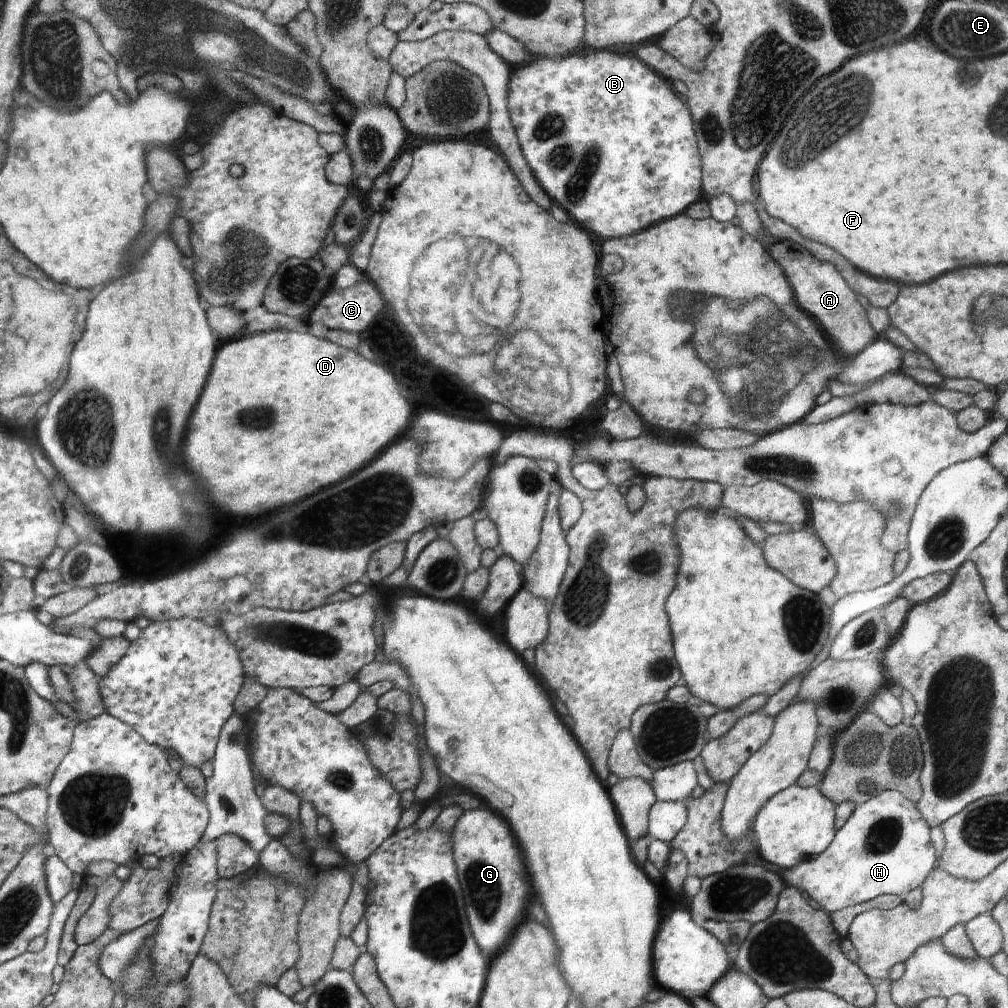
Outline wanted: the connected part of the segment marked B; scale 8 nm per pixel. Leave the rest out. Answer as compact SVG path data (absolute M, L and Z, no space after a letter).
M603 49L586 53L574 53L565 57L534 57L534 60L518 68L513 74L509 84L509 112L512 123L517 132L517 139L521 143L521 151L533 171L533 175L551 200L568 212L574 222L584 231L591 233L601 241L613 238L622 238L628 234L634 234L638 230L644 230L660 220L672 218L678 212L688 210L690 206L700 200L700 152L696 146L694 136L693 118L689 108L680 100L680 96L672 90L672 86L658 74L654 68L644 64L634 56L618 56Z

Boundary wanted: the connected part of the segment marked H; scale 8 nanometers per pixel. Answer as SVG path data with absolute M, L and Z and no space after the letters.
M886 789L886 790L883 790L879 795L874 795L872 799L867 800L865 803L855 805L854 812L852 812L852 814L850 815L850 818L848 818L848 820L846 820L846 822L842 825L842 828L839 828L836 831L836 836L835 836L835 839L833 840L833 842L830 843L830 846L828 848L826 848L825 851L822 851L821 854L818 855L816 858L810 859L809 861L806 861L804 863L797 864L796 867L792 867L792 868L789 868L789 869L776 868L776 870L778 870L778 871L782 870L781 878L782 878L782 880L784 880L786 886L793 886L793 887L796 887L797 889L806 890L806 892L814 900L816 900L816 902L818 902L820 908L824 908L825 911L831 912L831 914L832 914L833 912L841 911L843 908L851 907L851 906L854 906L854 905L857 905L857 904L860 904L860 903L865 903L866 901L876 899L876 898L880 898L883 895L904 896L908 892L910 892L910 890L914 890L914 888L918 888L918 886L921 886L921 884L925 882L925 880L928 878L928 876L930 874L932 874L932 872L933 872L933 870L935 869L936 866L938 866L938 856L937 856L937 853L936 853L936 843L932 839L932 829L929 827L929 823L925 820L925 817L923 817L921 815L921 811L917 808L917 805L914 804L914 802L911 801L909 799L909 797L907 797L905 794L903 794L901 792L898 792L897 790Z

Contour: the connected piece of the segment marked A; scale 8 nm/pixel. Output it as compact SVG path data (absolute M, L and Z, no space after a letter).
M790 239L773 240L768 247L770 256L785 268L785 275L796 293L797 303L822 324L823 330L831 336L839 350L851 357L855 357L860 350L864 351L868 342L876 338L876 332L868 320L867 310L860 305L857 294L840 276L838 269L829 262L818 260L807 248Z

